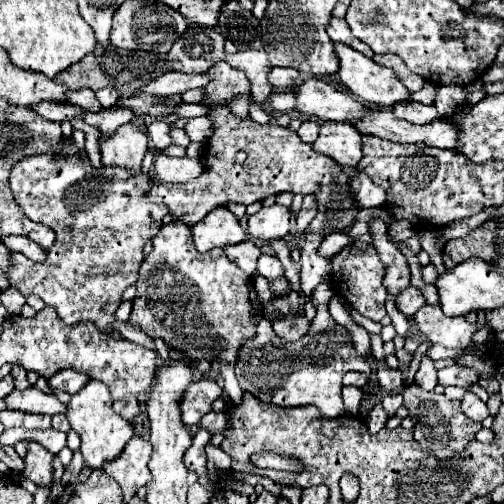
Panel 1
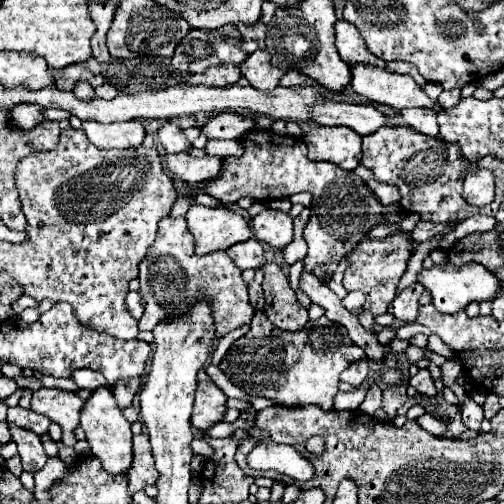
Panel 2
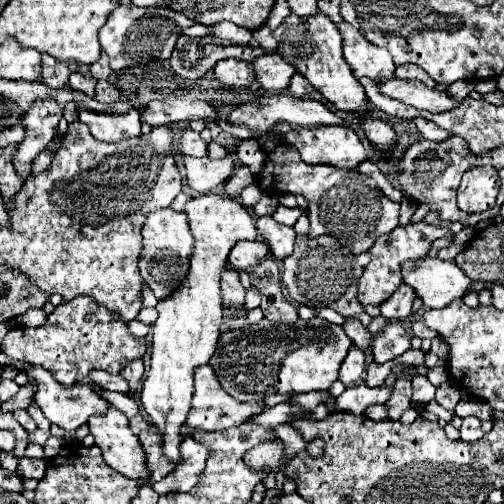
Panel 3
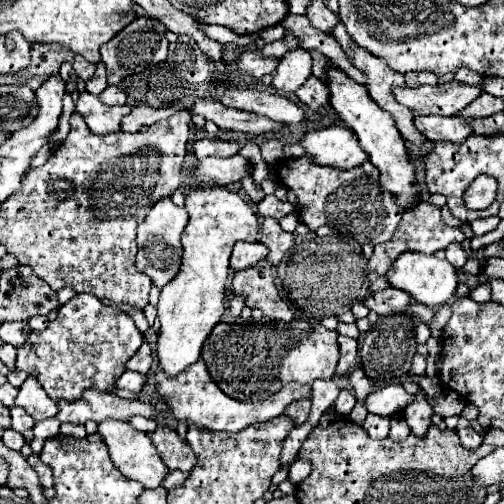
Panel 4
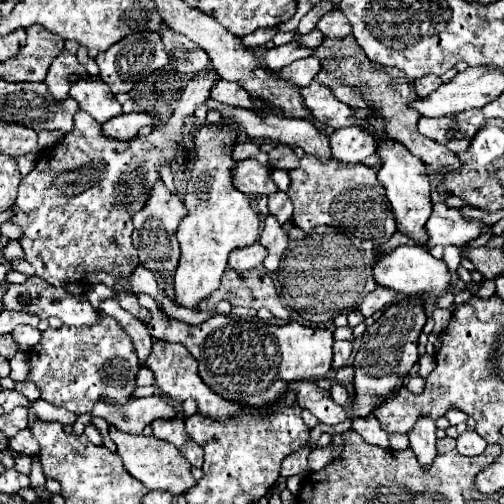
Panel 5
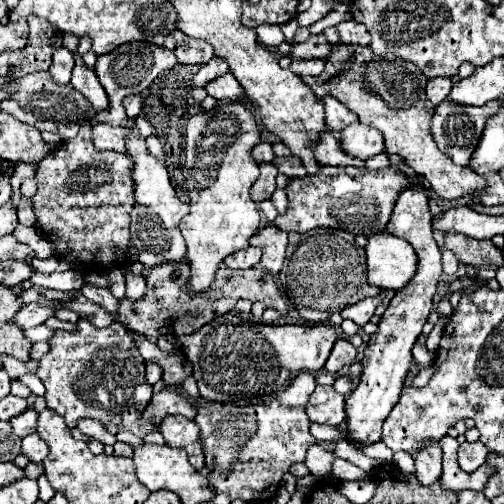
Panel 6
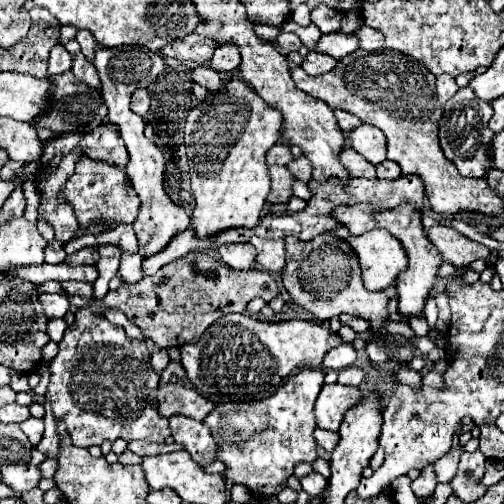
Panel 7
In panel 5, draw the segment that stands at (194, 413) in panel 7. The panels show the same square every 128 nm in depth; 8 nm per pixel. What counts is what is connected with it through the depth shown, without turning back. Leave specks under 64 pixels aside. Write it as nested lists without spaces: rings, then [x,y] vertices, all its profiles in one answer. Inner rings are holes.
[[[154,394],[148,398],[128,400],[126,404],[110,404],[106,400],[96,400],[92,416],[104,418],[108,424],[132,434],[140,434],[146,424],[152,424],[156,418],[168,420],[176,414],[176,408],[168,404],[162,396]]]

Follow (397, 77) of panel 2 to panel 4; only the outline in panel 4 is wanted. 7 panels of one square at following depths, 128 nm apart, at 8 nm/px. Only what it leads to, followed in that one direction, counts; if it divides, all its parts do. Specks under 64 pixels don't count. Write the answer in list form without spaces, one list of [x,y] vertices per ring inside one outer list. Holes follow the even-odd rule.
[[[456,80],[440,84],[440,86],[396,86],[394,98],[414,110],[416,114],[438,114],[438,116],[456,116],[456,112],[464,110],[482,88],[466,86]]]

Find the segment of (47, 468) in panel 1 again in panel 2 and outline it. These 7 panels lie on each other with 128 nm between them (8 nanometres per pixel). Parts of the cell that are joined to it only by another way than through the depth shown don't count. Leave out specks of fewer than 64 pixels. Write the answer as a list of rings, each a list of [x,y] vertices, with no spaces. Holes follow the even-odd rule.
[[[10,426],[10,434],[12,434],[12,440],[18,444],[18,454],[22,458],[24,470],[26,472],[42,470],[48,456],[44,452],[40,436],[36,436],[36,432],[28,432],[28,430],[16,428],[16,426]]]

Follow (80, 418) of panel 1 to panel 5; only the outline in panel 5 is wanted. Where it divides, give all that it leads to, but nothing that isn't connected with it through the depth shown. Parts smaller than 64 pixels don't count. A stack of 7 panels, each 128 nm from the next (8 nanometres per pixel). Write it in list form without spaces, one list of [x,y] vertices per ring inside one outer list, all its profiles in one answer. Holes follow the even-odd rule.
[[[110,426],[110,438],[118,446],[116,452],[122,458],[126,472],[132,474],[136,480],[140,480],[148,490],[168,490],[170,494],[182,494],[184,490],[192,488],[192,484],[196,484],[196,480],[190,474],[190,464],[172,444],[156,440],[154,436],[128,434],[118,430],[116,426]]]

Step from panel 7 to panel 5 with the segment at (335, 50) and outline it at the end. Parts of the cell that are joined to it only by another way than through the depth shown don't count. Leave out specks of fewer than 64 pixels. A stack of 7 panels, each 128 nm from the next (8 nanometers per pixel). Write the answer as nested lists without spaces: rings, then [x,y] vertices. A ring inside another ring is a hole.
[[[296,42],[284,44],[284,46],[276,46],[276,48],[268,48],[262,52],[262,64],[272,70],[272,72],[280,72],[280,68],[292,64],[294,60],[306,58],[310,56],[312,50],[310,48],[302,48]]]

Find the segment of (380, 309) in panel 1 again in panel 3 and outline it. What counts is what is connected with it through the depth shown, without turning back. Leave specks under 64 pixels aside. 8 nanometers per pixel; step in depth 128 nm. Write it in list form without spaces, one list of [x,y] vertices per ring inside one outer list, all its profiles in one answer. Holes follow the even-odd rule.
[[[410,222],[406,226],[398,226],[386,236],[380,236],[368,250],[370,264],[362,270],[362,276],[358,278],[358,300],[364,306],[380,306],[384,300],[388,300],[388,296],[392,296],[392,292],[396,292],[396,288],[402,284],[402,262],[424,258],[430,250],[430,244],[442,236],[450,236],[450,232],[446,228],[436,228],[426,222]]]

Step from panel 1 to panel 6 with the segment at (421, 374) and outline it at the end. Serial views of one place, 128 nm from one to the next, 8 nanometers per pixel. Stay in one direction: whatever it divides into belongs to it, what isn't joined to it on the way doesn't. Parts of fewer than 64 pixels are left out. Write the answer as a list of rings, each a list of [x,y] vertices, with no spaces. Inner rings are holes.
[[[428,440],[422,448],[414,454],[416,460],[416,478],[420,484],[428,486],[442,474],[442,448],[436,440]]]

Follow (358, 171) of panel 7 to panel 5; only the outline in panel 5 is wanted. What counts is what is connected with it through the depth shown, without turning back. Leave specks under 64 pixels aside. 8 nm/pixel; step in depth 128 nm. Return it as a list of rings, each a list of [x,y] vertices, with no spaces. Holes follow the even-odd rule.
[[[212,98],[206,100],[206,106],[208,110],[216,110],[220,112],[220,116],[224,120],[234,120],[234,124],[238,128],[242,128],[246,132],[246,136],[250,138],[260,138],[260,140],[272,140],[272,142],[282,142],[282,144],[290,144],[290,146],[300,146],[306,154],[314,154],[314,156],[320,156],[320,160],[328,160],[332,158],[330,154],[330,144],[328,144],[328,136],[324,132],[320,132],[318,128],[314,128],[312,122],[308,120],[300,120],[300,118],[280,118],[280,116],[274,116],[274,114],[268,114],[268,116],[260,116],[258,112],[254,110],[246,110],[246,108],[234,108],[234,106],[228,106],[228,104],[222,104],[222,102],[216,102]]]

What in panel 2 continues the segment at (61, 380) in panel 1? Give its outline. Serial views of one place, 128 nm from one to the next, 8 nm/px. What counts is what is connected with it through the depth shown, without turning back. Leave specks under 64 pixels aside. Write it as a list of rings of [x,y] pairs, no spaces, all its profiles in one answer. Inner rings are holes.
[[[76,370],[76,372],[72,372],[70,378],[82,390],[96,390],[100,386],[108,386],[108,382],[104,380],[104,376],[100,376],[100,372],[92,372],[92,370]]]

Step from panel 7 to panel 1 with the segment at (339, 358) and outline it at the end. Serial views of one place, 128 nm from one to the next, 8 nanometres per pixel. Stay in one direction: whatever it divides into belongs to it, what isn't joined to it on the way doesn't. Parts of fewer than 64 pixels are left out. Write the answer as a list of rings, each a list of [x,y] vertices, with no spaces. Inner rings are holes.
[[[348,372],[344,376],[344,384],[346,386],[356,386],[356,388],[364,388],[368,384],[368,376],[364,372]]]

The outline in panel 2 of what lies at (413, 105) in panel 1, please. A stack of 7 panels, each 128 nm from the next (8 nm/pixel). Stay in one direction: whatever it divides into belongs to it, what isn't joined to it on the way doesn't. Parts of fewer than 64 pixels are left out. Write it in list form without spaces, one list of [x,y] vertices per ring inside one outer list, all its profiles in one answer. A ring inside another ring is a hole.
[[[406,108],[400,112],[410,128],[414,128],[420,134],[436,136],[438,134],[438,122],[434,108]]]

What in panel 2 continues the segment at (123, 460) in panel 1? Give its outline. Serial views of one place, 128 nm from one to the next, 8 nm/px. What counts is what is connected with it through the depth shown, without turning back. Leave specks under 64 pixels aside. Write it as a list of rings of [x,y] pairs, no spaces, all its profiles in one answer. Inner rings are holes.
[[[136,434],[132,438],[132,444],[134,444],[134,460],[126,472],[126,478],[128,478],[128,492],[136,494],[144,486],[156,482],[156,468],[152,468],[152,450],[148,444],[148,436]]]

